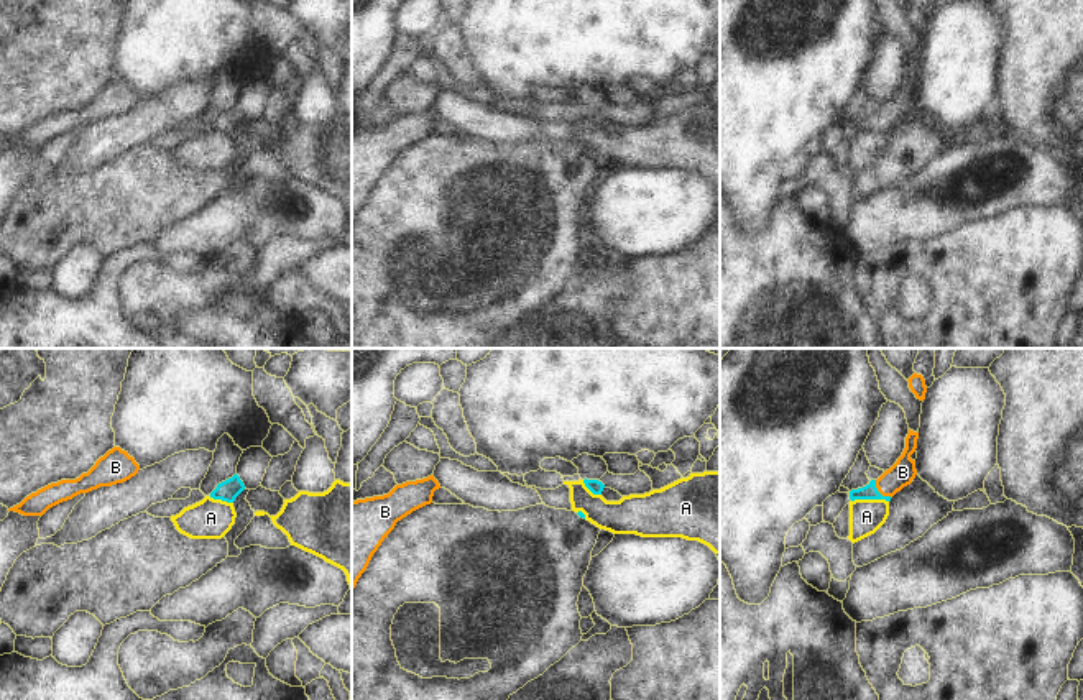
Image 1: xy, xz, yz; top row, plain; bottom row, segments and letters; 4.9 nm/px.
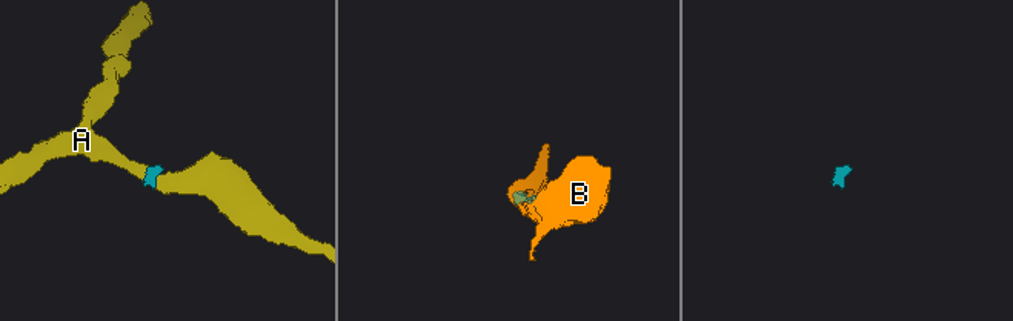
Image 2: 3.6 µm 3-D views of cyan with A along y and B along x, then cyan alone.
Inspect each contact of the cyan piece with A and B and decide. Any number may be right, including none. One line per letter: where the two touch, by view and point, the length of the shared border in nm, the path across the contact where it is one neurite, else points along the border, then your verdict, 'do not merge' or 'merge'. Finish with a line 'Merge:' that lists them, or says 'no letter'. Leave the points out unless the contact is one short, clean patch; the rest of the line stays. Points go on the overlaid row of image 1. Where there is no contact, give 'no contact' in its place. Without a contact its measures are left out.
A: meets cyan in yz at (870, 498); contact 180 nm long; border along yz (888, 500), (852, 501); do not merge
B: meets cyan in yz at (878, 492); contact 120 nm long; runs through yz (870, 492), (878, 492), (903, 472); merge
Merge: B

